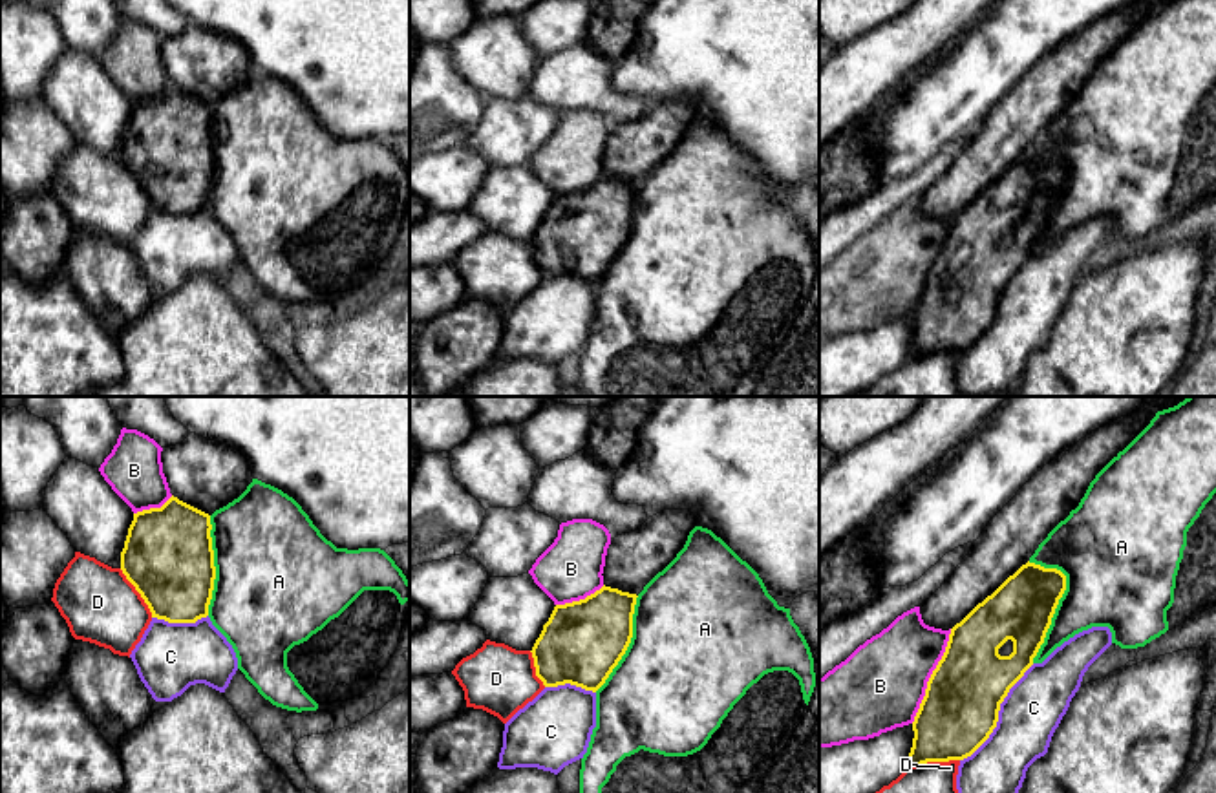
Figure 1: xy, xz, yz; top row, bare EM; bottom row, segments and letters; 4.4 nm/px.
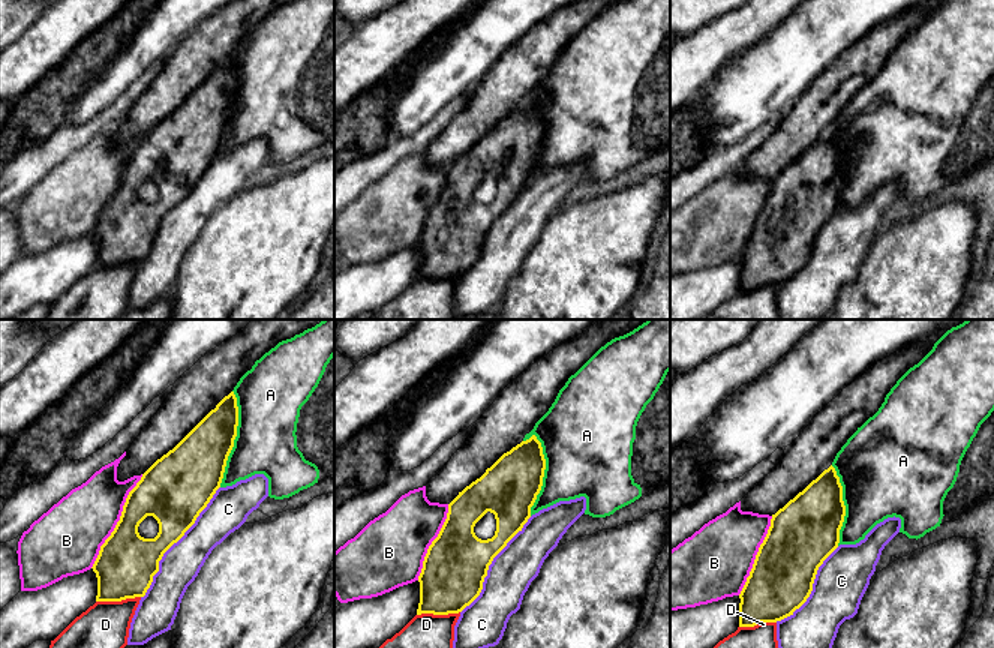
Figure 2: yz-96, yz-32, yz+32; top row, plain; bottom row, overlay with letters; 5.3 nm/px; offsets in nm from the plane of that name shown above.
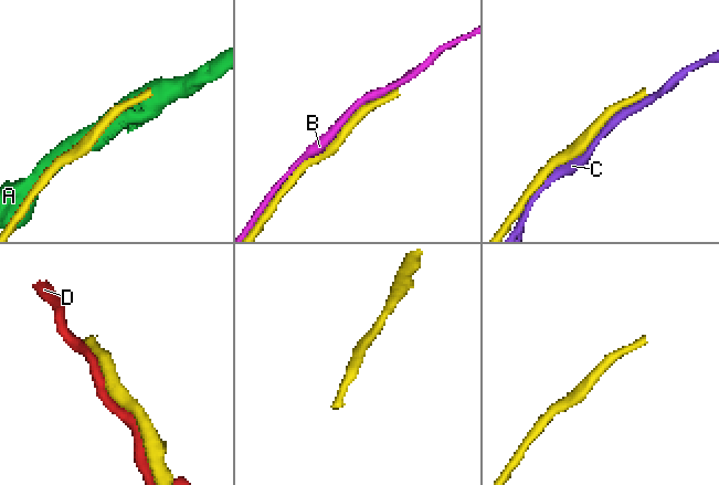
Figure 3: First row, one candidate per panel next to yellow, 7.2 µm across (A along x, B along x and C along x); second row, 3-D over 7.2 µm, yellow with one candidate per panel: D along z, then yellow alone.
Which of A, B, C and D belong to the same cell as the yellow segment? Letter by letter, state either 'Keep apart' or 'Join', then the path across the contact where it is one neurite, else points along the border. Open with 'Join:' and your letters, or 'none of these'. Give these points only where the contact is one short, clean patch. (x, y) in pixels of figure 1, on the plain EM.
Join: none of these
A: Keep apart
B: Keep apart
C: Keep apart
D: Keep apart

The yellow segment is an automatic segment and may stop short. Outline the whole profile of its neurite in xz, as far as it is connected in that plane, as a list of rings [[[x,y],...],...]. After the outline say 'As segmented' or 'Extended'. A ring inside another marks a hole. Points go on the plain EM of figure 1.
[[[602,177],[585,190],[556,196],[532,238],[536,267],[545,278],[576,276],[596,283],[625,245],[633,228],[636,185]]]. As segmented

